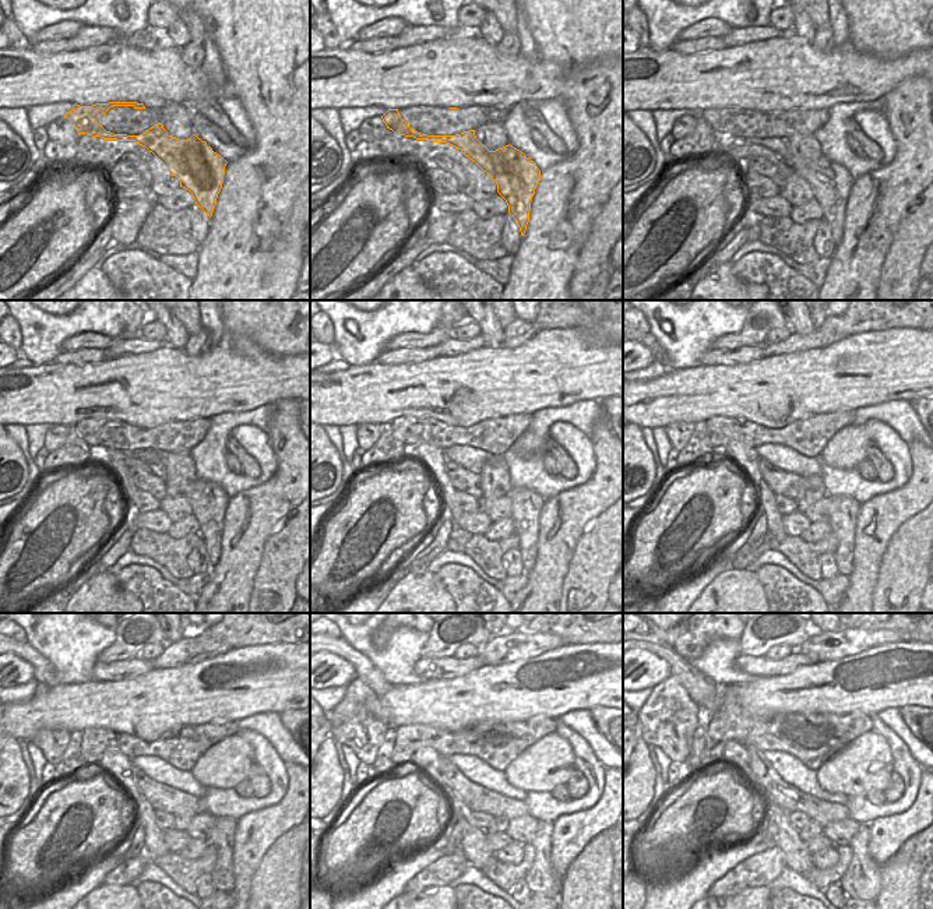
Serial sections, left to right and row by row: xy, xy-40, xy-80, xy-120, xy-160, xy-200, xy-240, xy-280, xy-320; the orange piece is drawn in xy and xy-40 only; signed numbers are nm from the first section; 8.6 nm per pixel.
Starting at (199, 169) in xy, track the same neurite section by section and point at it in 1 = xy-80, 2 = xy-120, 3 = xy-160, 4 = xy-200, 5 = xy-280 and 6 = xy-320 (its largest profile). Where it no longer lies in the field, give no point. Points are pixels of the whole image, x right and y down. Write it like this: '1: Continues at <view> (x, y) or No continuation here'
1: Continues at xy-80 (830, 182)
2: Continues at xy-120 (208, 501)
3: Continues at xy-160 (527, 504)
4: Continues at xy-200 (844, 510)
5: Continues at xy-280 (541, 878)
6: Continues at xy-320 (862, 880).

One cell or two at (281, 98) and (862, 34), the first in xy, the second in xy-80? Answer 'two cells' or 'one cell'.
one cell

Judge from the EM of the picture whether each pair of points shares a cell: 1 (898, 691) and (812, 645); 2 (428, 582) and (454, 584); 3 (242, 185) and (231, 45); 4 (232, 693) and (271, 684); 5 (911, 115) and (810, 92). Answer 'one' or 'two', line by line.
1: two
2: two
3: one
4: one
5: two

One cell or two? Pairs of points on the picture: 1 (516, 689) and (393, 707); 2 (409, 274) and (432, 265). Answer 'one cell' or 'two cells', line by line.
1: one cell
2: two cells

